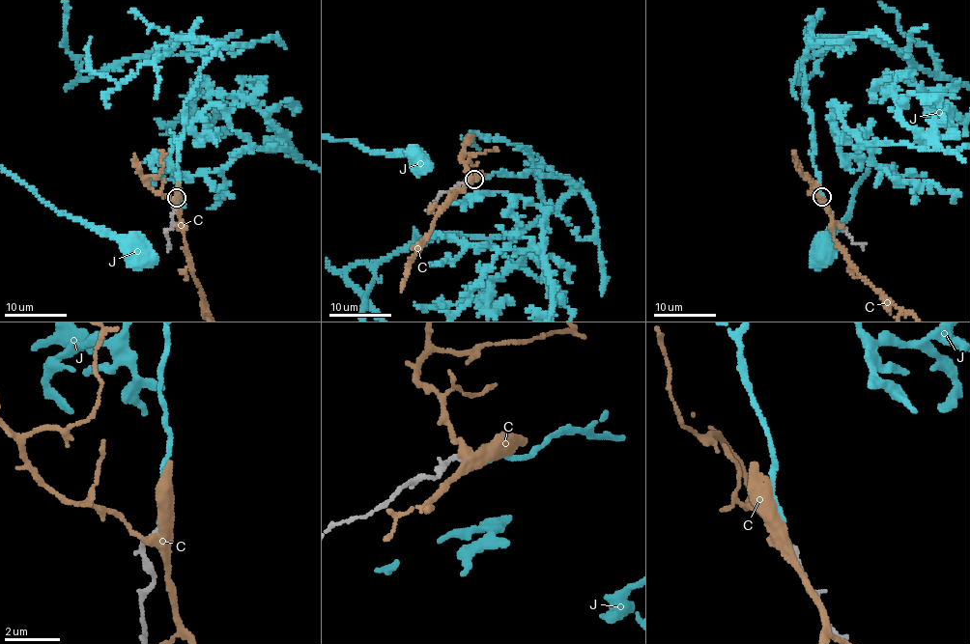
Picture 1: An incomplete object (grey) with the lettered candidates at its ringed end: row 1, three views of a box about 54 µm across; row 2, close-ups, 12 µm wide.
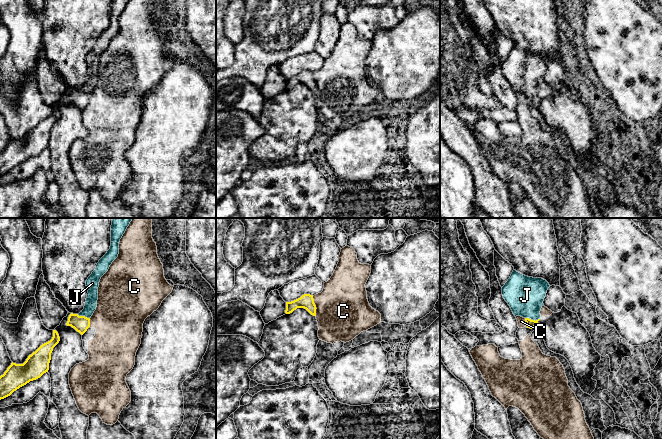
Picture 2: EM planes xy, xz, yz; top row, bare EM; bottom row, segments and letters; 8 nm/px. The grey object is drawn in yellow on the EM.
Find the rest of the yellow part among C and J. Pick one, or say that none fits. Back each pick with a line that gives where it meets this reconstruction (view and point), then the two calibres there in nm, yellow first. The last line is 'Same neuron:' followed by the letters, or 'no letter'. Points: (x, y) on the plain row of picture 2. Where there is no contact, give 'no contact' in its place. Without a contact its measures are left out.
J: yz (532, 96) | 70/300 nm
Same neuron: J

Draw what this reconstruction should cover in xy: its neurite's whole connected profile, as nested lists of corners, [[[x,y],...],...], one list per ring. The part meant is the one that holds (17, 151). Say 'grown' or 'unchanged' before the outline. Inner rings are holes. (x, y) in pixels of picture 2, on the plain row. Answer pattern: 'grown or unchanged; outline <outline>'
unchanged; outline [[[53,106],[52,115],[29,131],[23,140],[12,138],[4,150],[0,152],[0,176],[48,148],[51,129],[59,117],[58,108]]]

